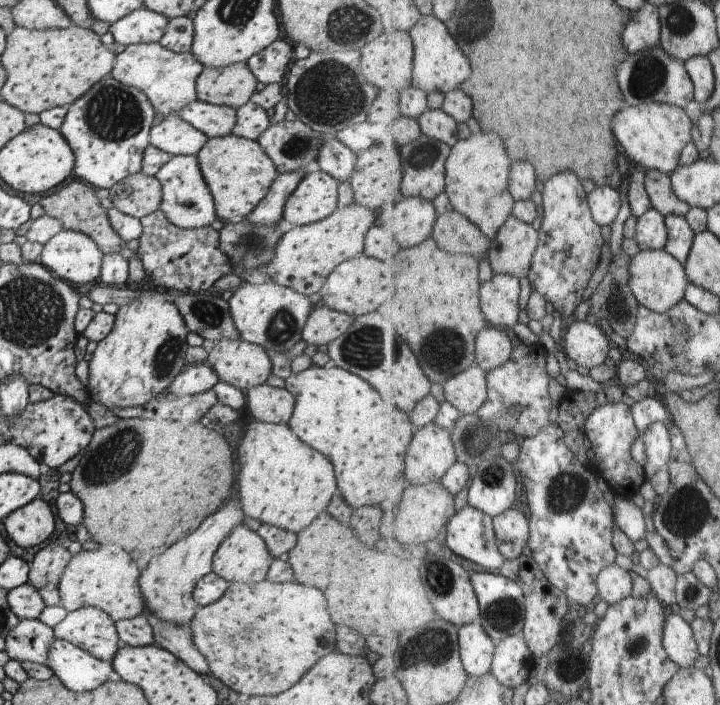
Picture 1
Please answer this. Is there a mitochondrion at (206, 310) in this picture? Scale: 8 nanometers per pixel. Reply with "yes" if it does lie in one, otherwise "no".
yes

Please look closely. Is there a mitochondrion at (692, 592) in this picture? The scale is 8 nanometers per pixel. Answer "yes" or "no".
yes

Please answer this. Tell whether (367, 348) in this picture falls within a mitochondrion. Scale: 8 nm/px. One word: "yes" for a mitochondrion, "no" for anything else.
yes

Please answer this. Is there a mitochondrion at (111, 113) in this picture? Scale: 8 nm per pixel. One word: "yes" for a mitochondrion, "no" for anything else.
yes

